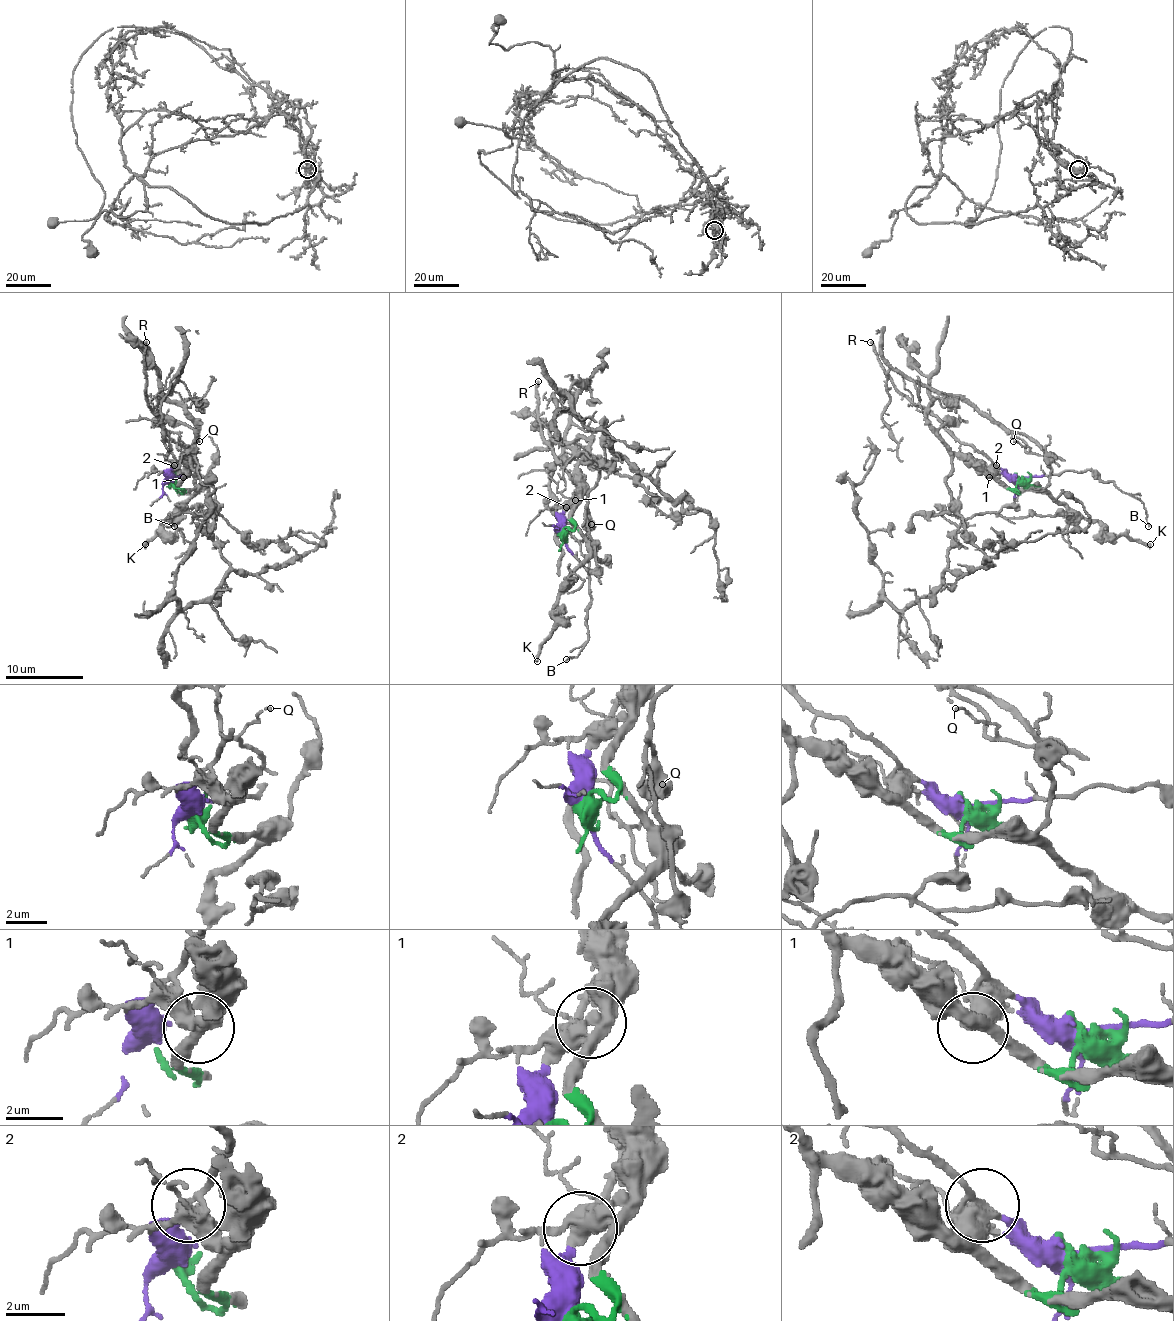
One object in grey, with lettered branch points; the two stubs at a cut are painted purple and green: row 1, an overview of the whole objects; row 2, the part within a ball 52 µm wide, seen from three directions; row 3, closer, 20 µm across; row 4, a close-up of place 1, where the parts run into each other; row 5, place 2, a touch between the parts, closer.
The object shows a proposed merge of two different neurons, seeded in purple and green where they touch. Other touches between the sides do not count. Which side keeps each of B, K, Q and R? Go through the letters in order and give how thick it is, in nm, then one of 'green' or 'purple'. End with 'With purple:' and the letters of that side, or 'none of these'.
B: 90 nm | purple
K: 280 nm | green
Q: 120 nm | green
R: 220 nm | purple
With purple: B, R

